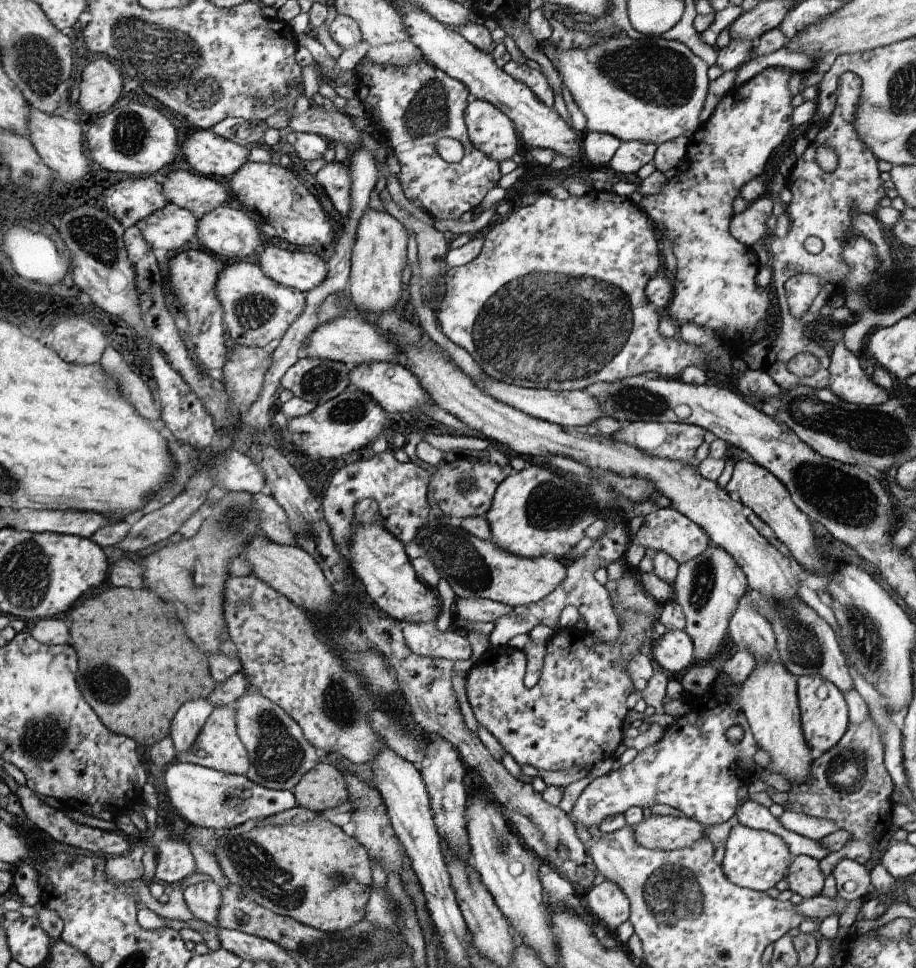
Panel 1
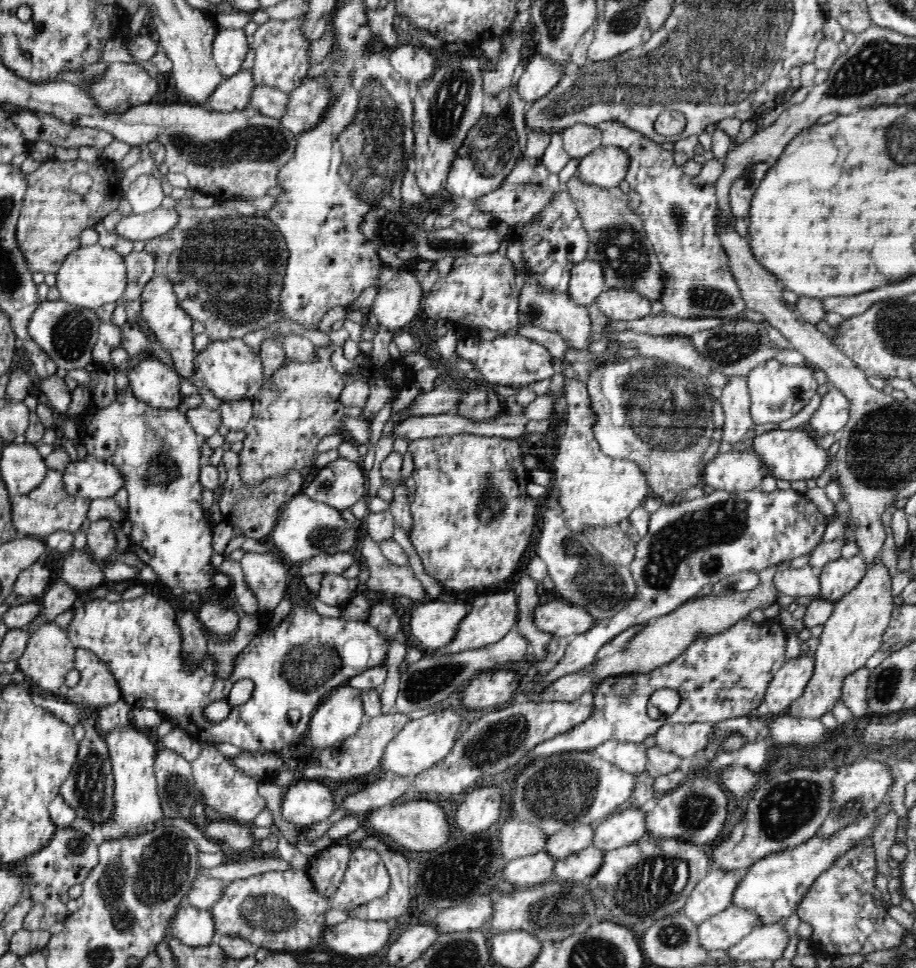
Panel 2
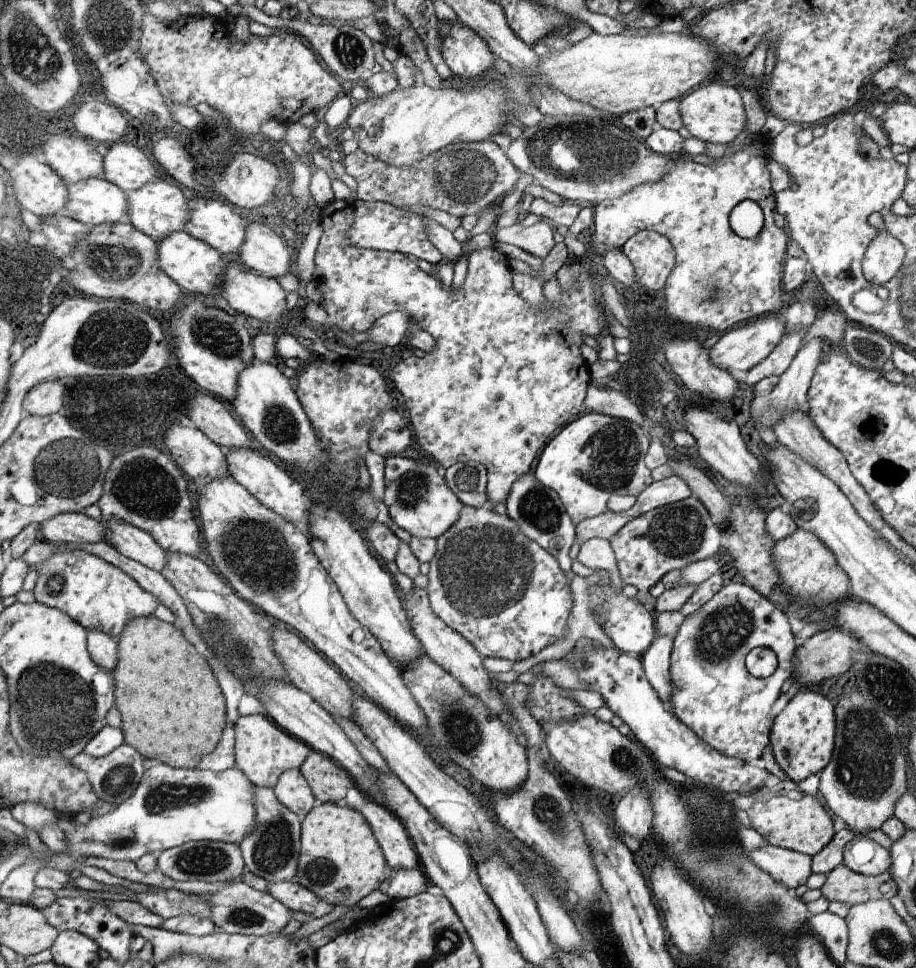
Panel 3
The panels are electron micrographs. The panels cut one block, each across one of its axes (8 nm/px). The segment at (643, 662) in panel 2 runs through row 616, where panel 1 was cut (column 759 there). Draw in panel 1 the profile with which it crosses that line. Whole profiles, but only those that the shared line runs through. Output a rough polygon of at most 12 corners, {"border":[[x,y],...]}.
{"border":[[758,661],[731,698],[746,714],[766,770],[805,782],[814,760],[797,677]]}

